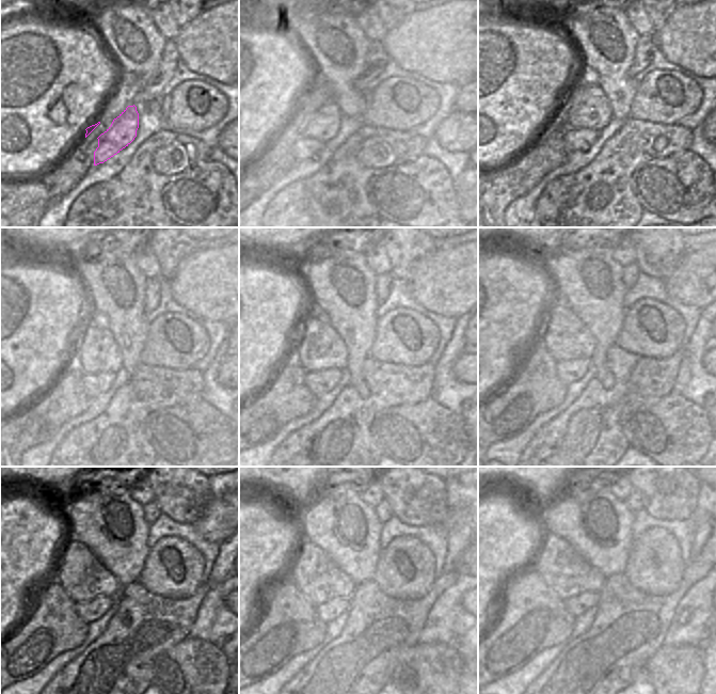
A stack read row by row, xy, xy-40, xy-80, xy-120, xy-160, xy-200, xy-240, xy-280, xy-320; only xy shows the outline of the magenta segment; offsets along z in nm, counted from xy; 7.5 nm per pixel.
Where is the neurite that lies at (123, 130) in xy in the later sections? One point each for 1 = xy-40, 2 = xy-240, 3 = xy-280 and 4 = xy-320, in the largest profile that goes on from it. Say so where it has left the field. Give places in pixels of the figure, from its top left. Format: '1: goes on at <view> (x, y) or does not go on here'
1: goes on at xy-40 (362, 130)
2: goes on at xy-240 (83, 578)
3: goes on at xy-280 (318, 577)
4: goes on at xy-320 (563, 573)

